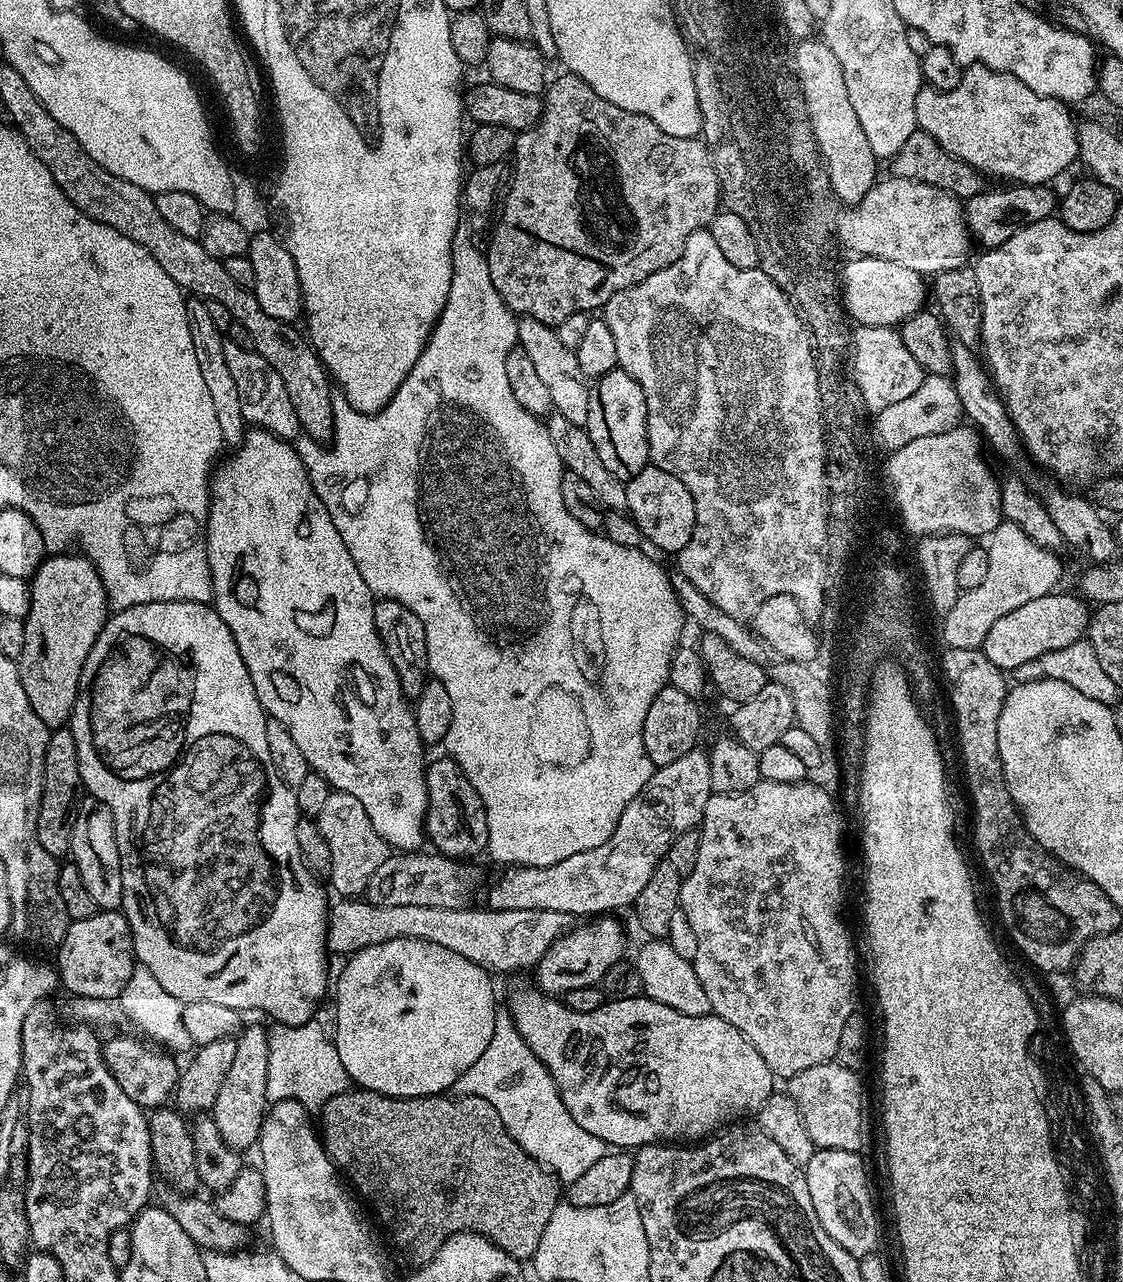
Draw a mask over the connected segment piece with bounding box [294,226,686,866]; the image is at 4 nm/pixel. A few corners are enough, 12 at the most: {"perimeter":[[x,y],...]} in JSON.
{"perimeter":[[464,226],[306,474],[414,610],[487,855],[602,846],[686,625],[566,512]]}

